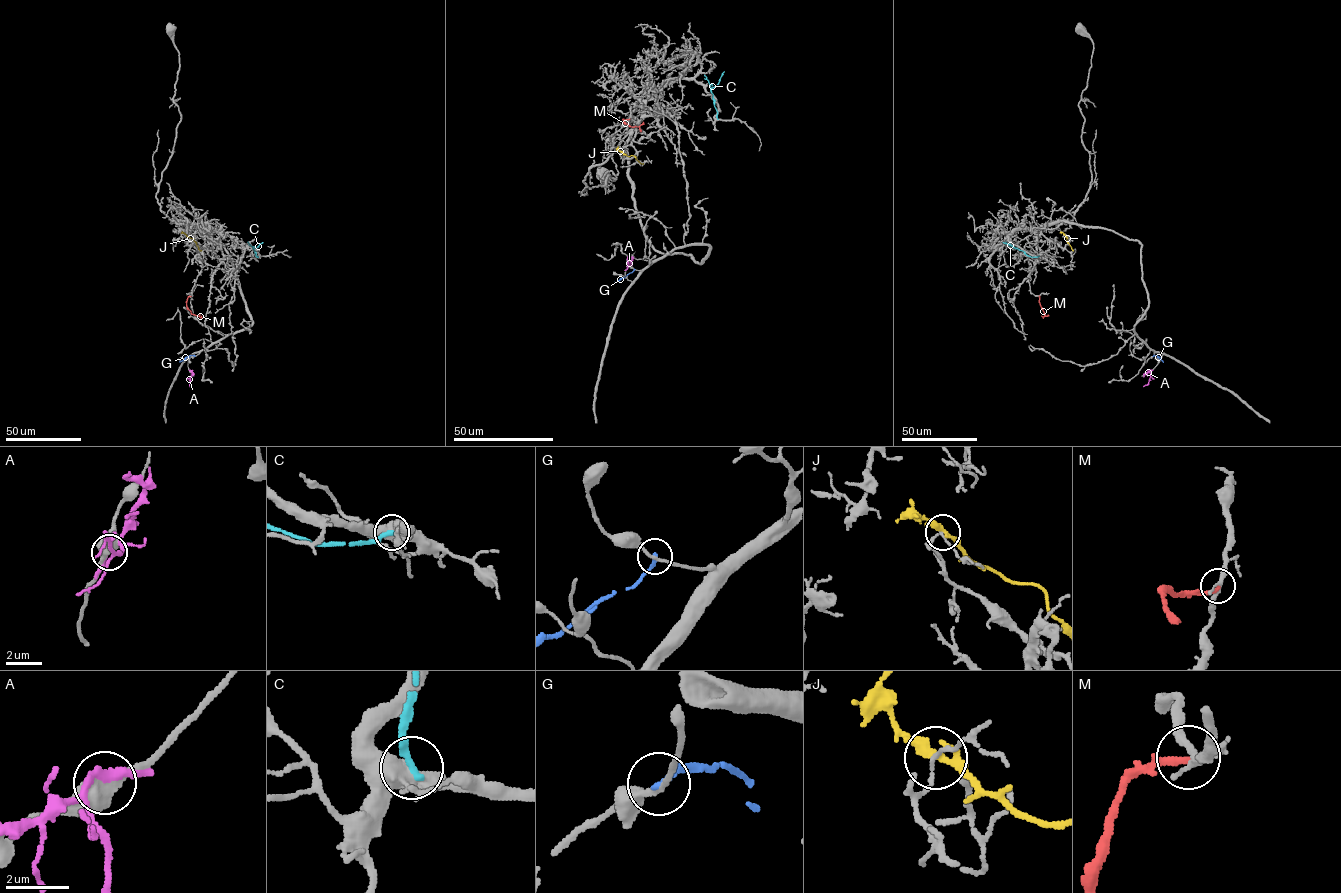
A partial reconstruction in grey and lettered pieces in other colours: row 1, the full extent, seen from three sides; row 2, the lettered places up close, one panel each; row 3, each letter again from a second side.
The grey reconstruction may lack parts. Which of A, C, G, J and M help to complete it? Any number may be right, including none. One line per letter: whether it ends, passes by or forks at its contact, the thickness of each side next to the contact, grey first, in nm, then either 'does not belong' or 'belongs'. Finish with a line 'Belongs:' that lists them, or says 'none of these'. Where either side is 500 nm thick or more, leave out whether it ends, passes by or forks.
A: 500/240 nm | does not belong
C: 600/260 nm | does not belong
G: it ends | 150/180 nm | does not belong
J: it forks | 90/240 nm | does not belong
M: it ends | 200/220 nm | belongs
Belongs: M

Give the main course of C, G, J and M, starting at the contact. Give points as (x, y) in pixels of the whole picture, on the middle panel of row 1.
C: (717, 118), (711, 89), (724, 71)
G: (634, 269), (613, 283)
J: (621, 152), (633, 155), (643, 164)
M: (629, 119), (623, 120), (632, 127), (643, 122)

